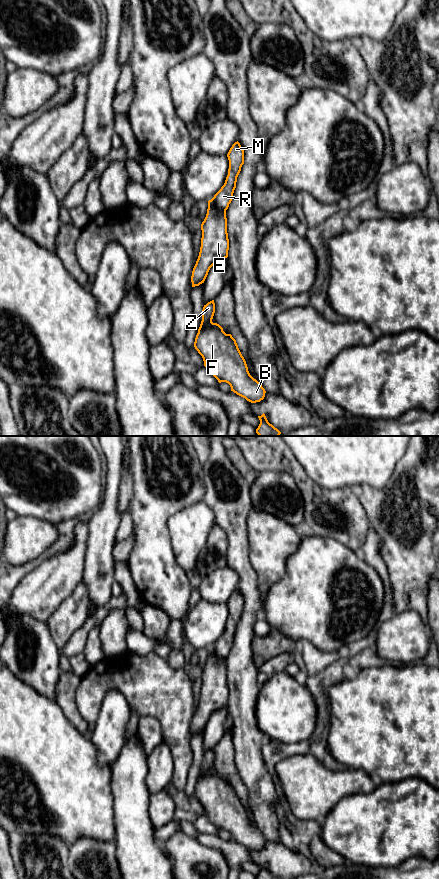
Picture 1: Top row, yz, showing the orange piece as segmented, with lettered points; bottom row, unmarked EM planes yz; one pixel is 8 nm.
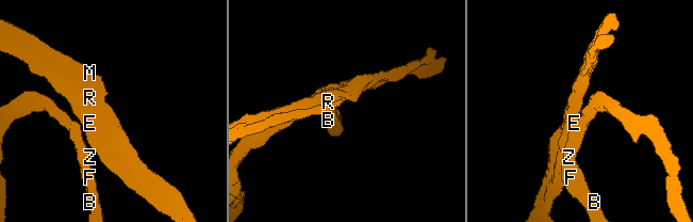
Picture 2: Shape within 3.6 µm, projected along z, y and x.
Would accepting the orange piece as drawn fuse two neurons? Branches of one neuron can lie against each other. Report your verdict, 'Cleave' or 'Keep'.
Keep

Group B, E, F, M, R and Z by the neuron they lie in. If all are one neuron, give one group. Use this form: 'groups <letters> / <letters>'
groups B E F M R Z

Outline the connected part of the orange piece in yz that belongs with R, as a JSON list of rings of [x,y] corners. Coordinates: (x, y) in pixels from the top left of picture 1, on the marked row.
[[[238,141],[232,145],[227,157],[229,169],[225,183],[208,201],[207,214],[201,224],[201,247],[192,271],[192,287],[204,283],[210,268],[228,257],[229,239],[226,210],[233,199],[237,177],[244,164],[244,150]]]

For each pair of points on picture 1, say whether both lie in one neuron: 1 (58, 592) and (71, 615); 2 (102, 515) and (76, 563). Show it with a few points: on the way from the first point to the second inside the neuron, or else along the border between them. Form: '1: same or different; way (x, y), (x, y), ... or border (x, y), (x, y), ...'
1: different; border (79, 583), (48, 618)
2: different; border (88, 522), (88, 540), (85, 565), (83, 567)

